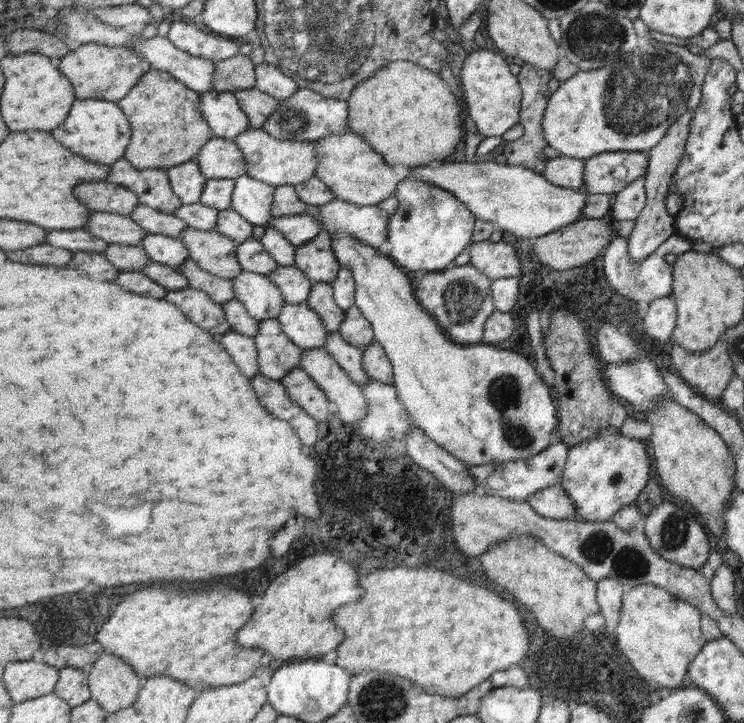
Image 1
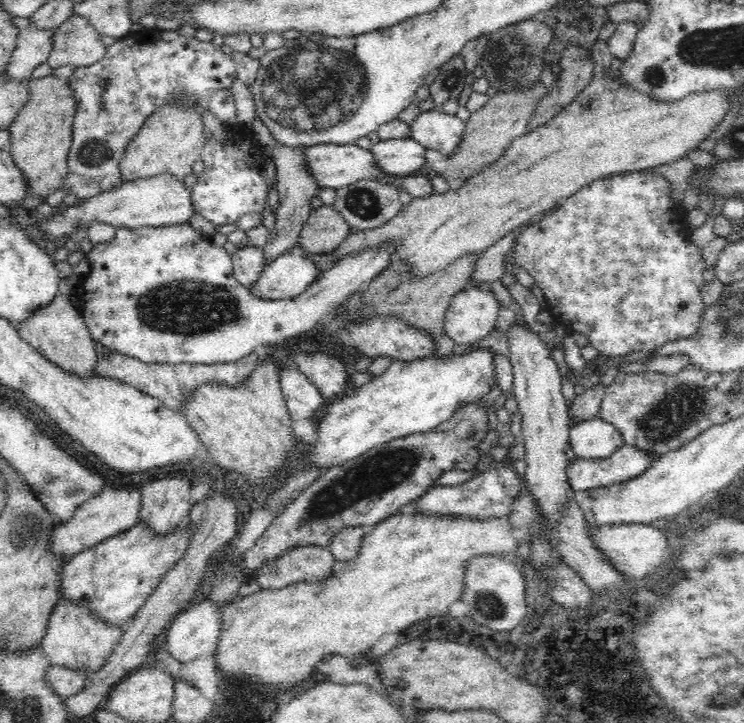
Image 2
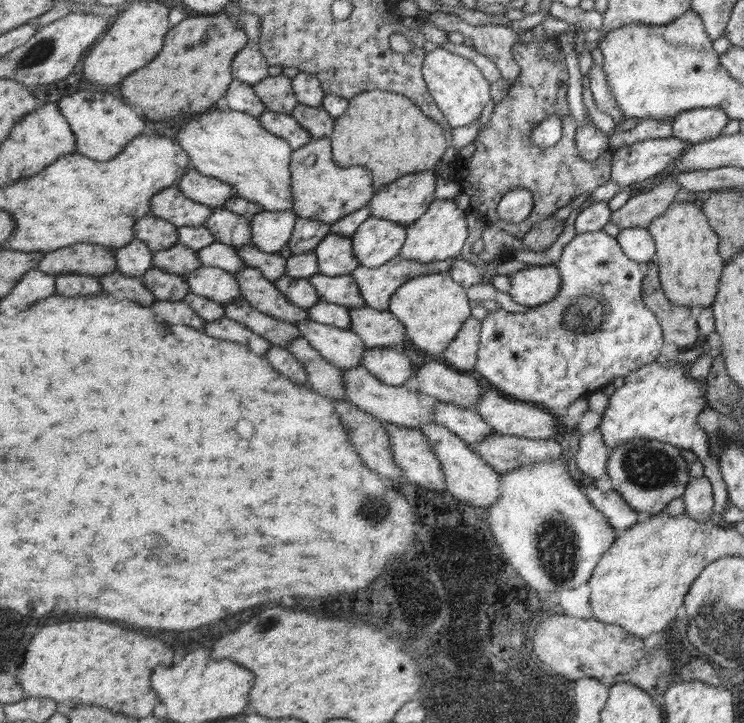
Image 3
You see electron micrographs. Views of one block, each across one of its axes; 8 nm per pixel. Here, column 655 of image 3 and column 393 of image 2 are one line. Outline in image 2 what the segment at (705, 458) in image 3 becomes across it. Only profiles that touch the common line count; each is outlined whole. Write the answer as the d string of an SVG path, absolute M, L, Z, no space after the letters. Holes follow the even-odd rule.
M484 347L472 348L457 355L449 353L444 356L434 355L409 360L409 362L393 361L385 372L375 376L372 382L361 386L360 390L354 388L352 396L342 398L328 410L320 426L320 444L316 446L316 456L312 456L310 460L322 466L342 466L381 444L436 428L444 421L450 420L459 406L470 401L478 401L482 397L487 400L490 392L497 387L495 366L496 353Z

